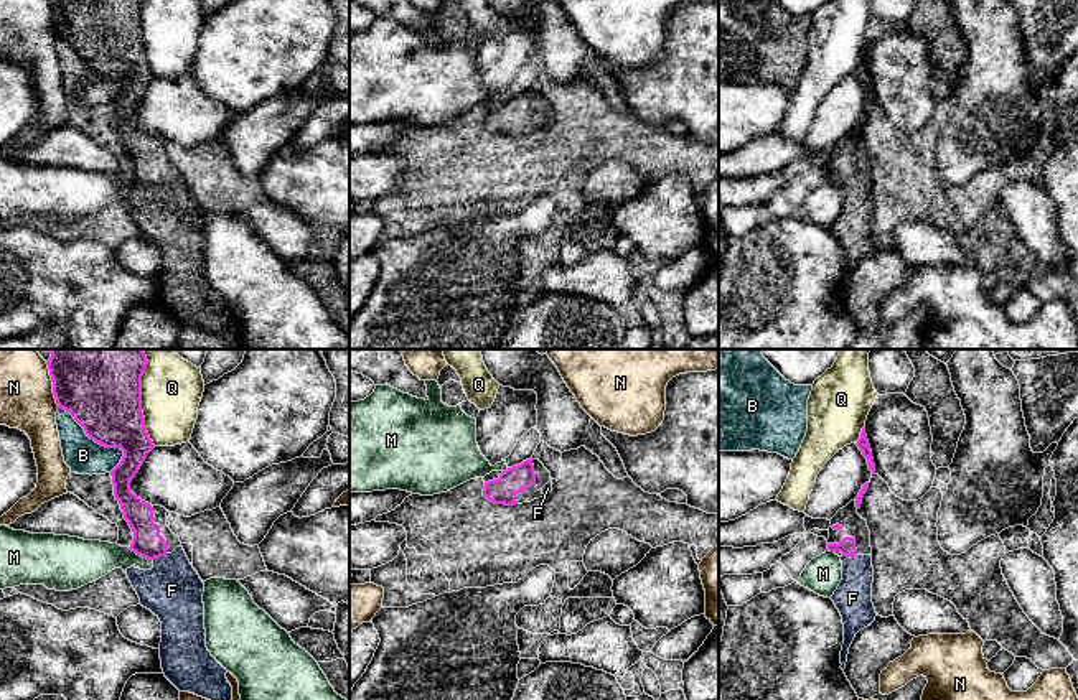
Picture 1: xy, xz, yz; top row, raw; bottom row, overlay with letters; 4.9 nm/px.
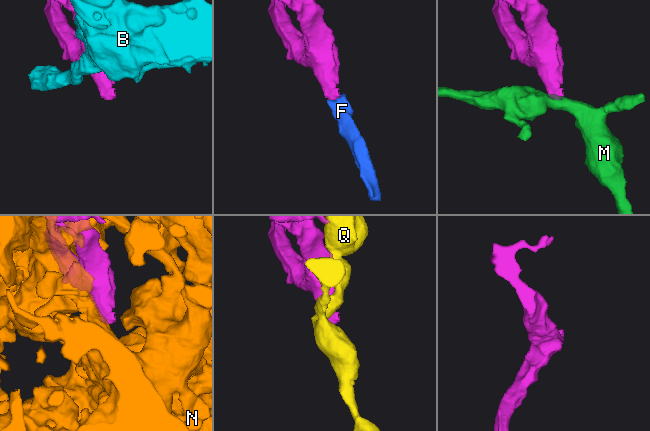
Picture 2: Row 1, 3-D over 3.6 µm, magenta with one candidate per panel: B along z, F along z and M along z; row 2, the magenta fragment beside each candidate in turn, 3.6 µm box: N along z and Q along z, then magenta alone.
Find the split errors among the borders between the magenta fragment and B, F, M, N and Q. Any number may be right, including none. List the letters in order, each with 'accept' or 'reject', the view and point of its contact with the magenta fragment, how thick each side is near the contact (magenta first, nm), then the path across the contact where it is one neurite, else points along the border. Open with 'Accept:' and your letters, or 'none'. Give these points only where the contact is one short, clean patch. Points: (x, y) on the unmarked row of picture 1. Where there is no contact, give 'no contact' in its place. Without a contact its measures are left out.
Accept: F
B: reject; meets magenta in xy at (99, 74); 340 nm thick on the magenta side, 180 nm on the other
F: accept; meets magenta in xy at (160, 186); 150 nm thick on the magenta side, 300 nm on the other; runs through xy (147, 173), (160, 186), (172, 203), (172, 221)
M: reject; meets magenta in xy at (140, 186); 150 nm thick on the magenta side, 200 nm on the other; border along xy (127, 178), (152, 191)
N: reject; meets magenta in xy at (53, 20); 320 nm thick on the magenta side, 280 nm on the other
Q: reject; meets magenta in xy at (140, 38); 340 nm thick on the magenta side, 280 nm on the other

